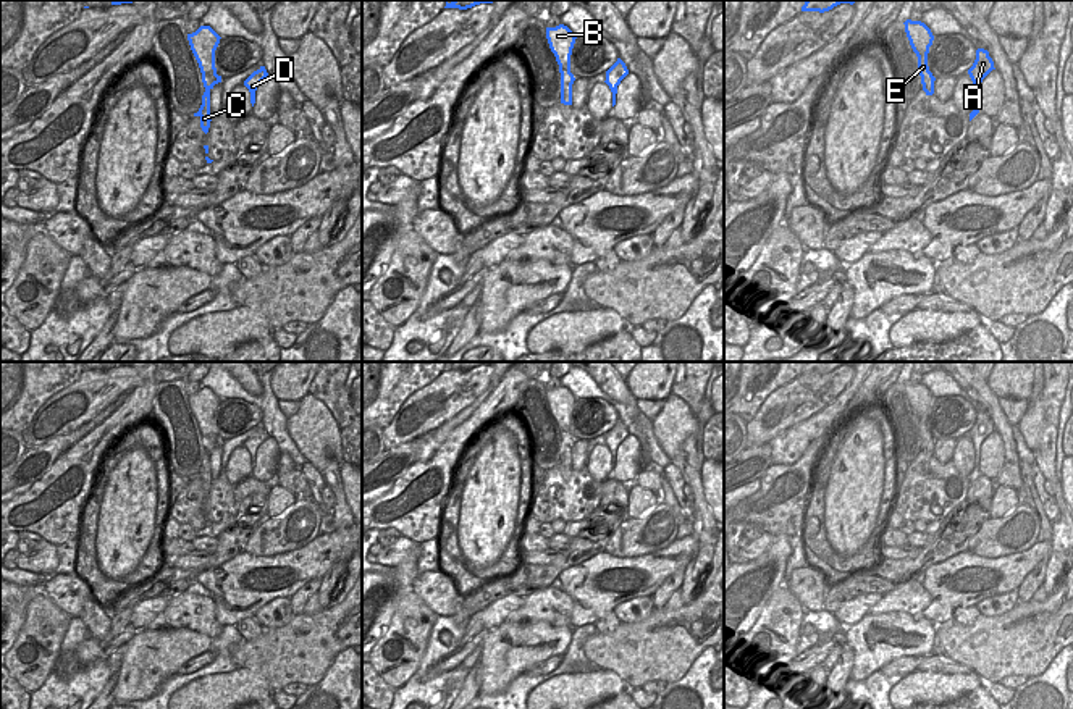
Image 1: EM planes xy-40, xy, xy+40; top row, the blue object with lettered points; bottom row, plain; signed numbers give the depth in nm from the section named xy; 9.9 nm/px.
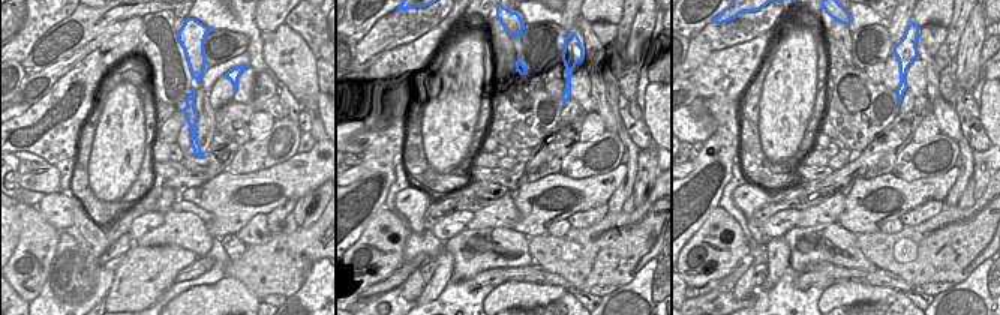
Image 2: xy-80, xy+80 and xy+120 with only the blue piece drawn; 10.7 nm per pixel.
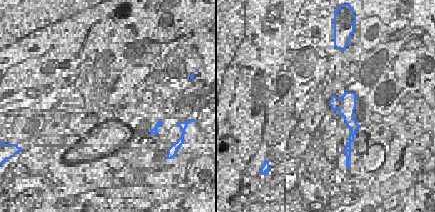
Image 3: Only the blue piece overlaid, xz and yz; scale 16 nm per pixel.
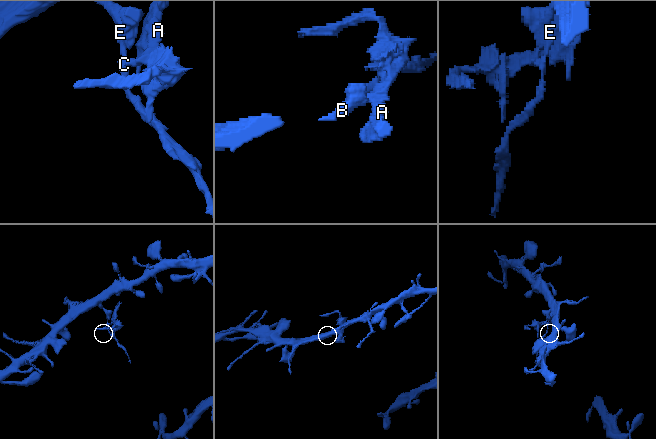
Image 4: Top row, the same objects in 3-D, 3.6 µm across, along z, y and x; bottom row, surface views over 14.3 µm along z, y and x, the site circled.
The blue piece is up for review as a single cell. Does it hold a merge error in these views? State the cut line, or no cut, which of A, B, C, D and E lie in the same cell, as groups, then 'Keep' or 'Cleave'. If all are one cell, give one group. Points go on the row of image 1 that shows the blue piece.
Split along xy (571, 89), (561, 92). Groups: A C D / B E. Cleave.

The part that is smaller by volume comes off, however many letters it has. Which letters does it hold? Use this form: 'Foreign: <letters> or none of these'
Foreign: A, C, D

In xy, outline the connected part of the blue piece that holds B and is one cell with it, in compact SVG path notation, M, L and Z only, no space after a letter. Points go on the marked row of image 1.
M559 24L556 27L546 27L546 39L559 65L561 92L566 89L572 90L575 78L570 73L570 55L577 37L567 26Z

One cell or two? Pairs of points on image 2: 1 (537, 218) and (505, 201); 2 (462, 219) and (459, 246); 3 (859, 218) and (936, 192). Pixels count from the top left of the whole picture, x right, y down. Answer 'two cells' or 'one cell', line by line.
1: two cells
2: two cells
3: one cell

